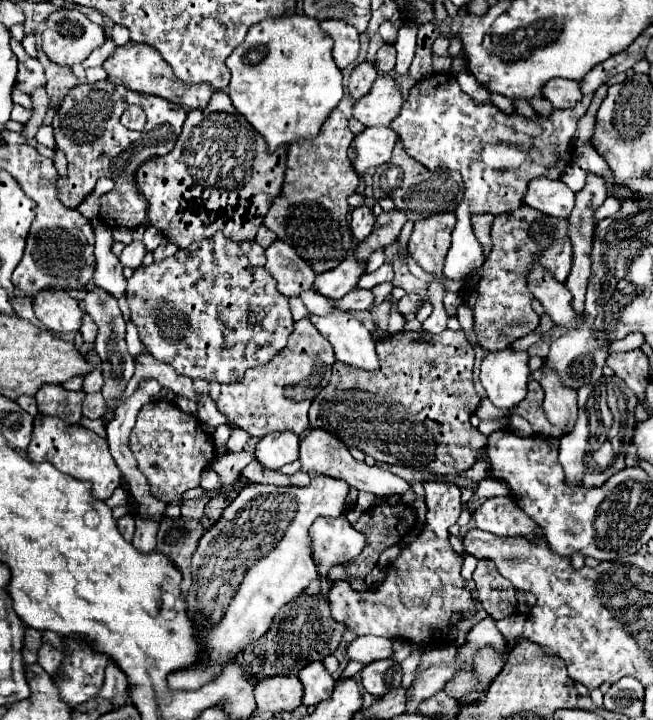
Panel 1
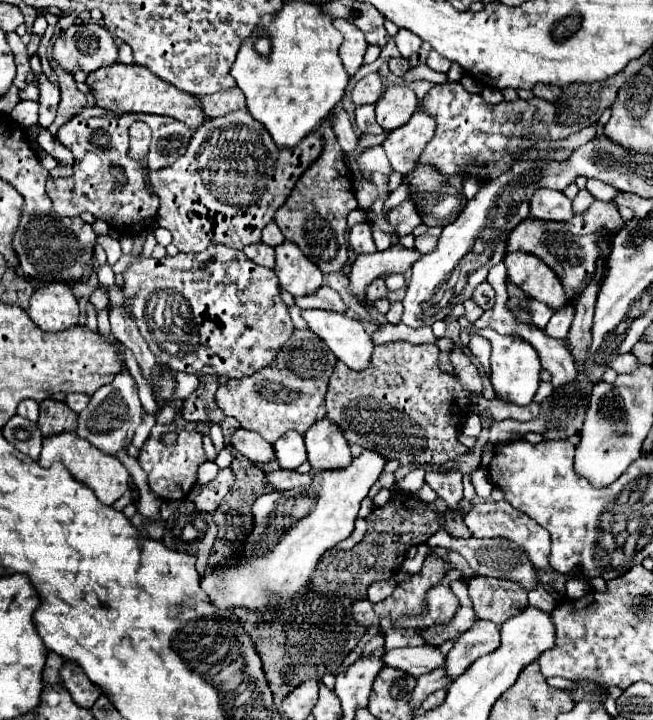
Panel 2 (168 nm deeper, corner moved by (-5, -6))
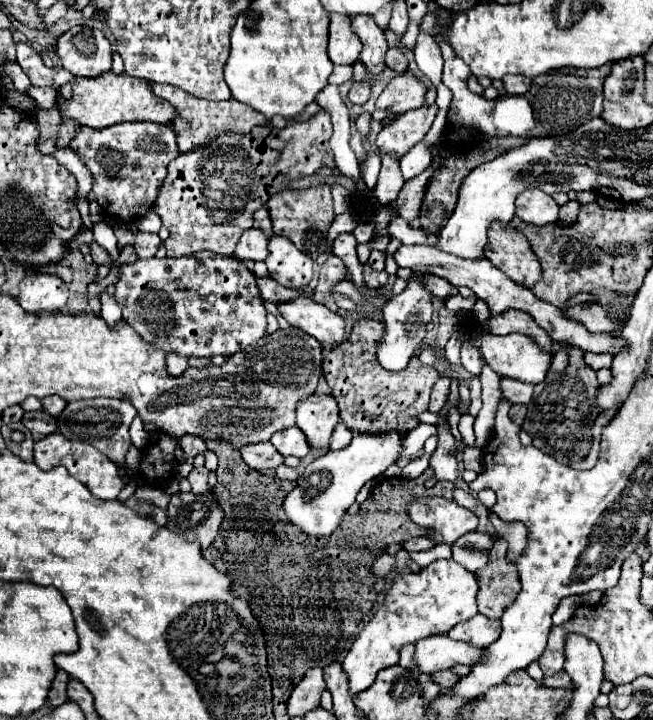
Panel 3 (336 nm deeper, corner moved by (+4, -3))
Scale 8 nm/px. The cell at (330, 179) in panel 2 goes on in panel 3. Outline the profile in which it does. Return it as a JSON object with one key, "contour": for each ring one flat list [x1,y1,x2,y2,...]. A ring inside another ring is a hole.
{"contour":[[317,185,309,187,305,191,279,191,267,201,271,221,273,221,273,233,283,235,295,243,299,251,309,255,311,259,319,257,325,251,325,241,327,241,327,229,331,227,335,213,333,213,333,199,331,199,331,189,327,185]]}

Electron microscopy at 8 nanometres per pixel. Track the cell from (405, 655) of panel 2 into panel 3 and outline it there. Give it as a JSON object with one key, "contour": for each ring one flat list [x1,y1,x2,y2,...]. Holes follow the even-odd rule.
{"contour":[[435,635,429,639,421,639,415,645,415,665,419,673,435,673,441,669,449,669,457,663,475,665,485,657,485,649,473,647,471,643,453,641,447,635]]}

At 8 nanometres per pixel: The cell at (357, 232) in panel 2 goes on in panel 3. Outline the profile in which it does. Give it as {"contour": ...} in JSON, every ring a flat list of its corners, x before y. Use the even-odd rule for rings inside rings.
{"contour":[[341,233,335,243,333,243,333,253,345,263,349,275,351,275,351,281,357,285,357,287,363,287,361,283,361,275,363,275,363,265,359,263,357,259,357,241,353,237,353,233]]}

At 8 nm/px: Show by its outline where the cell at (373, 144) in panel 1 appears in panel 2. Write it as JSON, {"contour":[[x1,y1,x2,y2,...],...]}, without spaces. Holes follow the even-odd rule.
{"contour":[[416,110,404,126,390,130,382,148,392,164,392,170,400,174,410,172,418,160,418,154,422,152,422,146,426,146,432,136,434,120,422,110]]}

